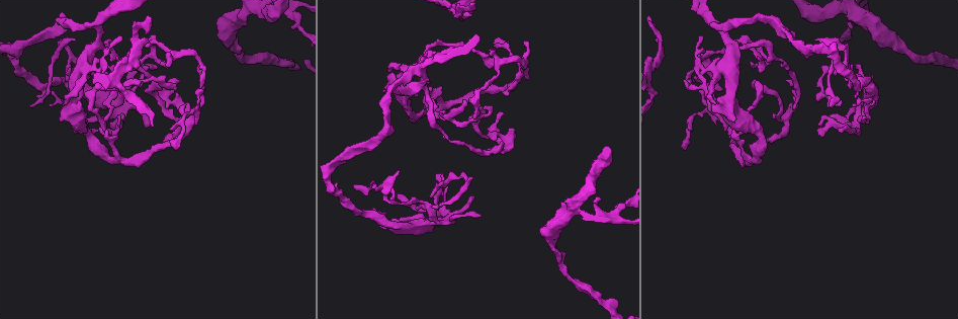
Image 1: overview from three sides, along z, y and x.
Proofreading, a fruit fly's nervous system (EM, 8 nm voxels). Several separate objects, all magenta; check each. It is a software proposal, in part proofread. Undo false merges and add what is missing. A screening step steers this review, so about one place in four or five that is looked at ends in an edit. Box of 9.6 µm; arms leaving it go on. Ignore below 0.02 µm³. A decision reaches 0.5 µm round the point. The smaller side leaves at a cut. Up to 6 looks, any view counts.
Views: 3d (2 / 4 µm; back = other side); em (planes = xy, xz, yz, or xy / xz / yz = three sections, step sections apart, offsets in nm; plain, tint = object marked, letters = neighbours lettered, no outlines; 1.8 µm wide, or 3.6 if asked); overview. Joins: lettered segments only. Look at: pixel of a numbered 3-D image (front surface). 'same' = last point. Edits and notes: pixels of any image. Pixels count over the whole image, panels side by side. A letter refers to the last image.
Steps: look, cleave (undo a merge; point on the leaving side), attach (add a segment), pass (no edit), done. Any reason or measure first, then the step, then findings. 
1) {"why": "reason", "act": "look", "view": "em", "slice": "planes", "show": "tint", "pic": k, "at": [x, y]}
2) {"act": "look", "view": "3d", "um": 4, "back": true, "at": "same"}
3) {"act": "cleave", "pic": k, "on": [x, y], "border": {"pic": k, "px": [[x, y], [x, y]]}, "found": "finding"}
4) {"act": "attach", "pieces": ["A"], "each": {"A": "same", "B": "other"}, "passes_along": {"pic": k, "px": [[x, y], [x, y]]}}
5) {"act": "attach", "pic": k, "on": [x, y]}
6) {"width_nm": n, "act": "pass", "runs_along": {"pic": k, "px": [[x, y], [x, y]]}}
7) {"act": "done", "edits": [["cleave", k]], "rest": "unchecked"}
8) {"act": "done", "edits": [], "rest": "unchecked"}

{"why": "a fork", "act": "look", "view": "em", "slice": "planes", "show": "letters", "pic": 1, "at": [476, 102]}

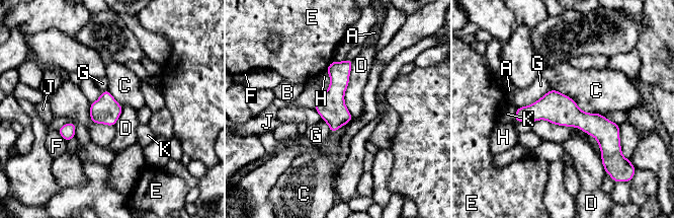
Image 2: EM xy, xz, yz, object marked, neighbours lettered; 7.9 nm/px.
{"longest_contact_nm": ["D", 460], "act": "pass", "each": {"A": "other", "B": "other", "C": "other", "D": "other", "E": "other", "F": "other", "G": "other", "H": "other", "J": "other", "K": "other"}, "runs_along": {"pic": 2, "px": [[517, 115], [567, 113], [616, 142]]}, "found": "continuous, no second neuron"}

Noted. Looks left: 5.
{"why": "sharp bend", "act": "look", "view": "em", "slice": "planes", "show": "letters", "pic": 1, "at": [191, 53]}

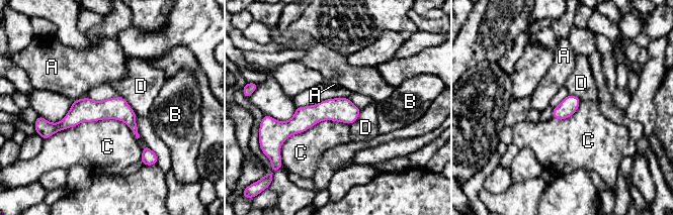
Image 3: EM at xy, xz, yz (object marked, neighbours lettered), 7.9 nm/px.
{"width_nm": 140, "act": "pass", "each": {"A": "other", "B": "other", "C": "other", "D": "other"}, "border": {"pic": 3, "px": [[137, 137], [98, 119], [47, 138]]}, "found": "continuous, no second neuron"}

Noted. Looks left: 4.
{"why": "arms part here", "act": "look", "view": "em", "slice": "planes", "show": "letters", "pic": 1, "at": [706, 86]}

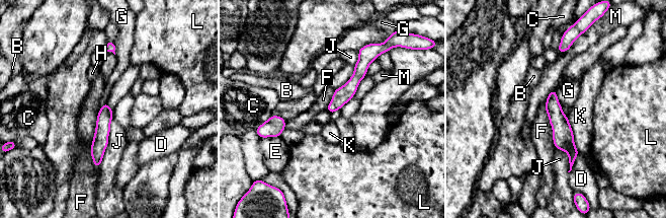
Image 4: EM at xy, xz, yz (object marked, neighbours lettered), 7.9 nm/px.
{"act": "pass", "each": {"B": "other", "C": "other", "D": "other", "E": "other", "F": "other", "G": "other", "H": "other", "J": "other", "K": "other", "L": "other", "M": "other"}, "runs_along": {"pic": 4, "px": [[553, 93], [571, 160]]}, "found": "one neuron here"}

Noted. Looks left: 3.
{"act": "done", "edits": [], "rest": "unchecked"}

